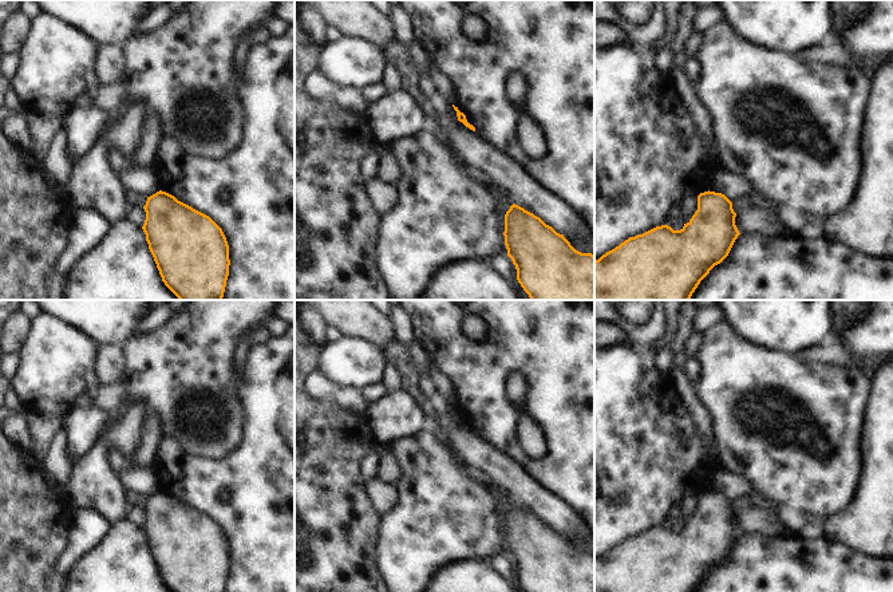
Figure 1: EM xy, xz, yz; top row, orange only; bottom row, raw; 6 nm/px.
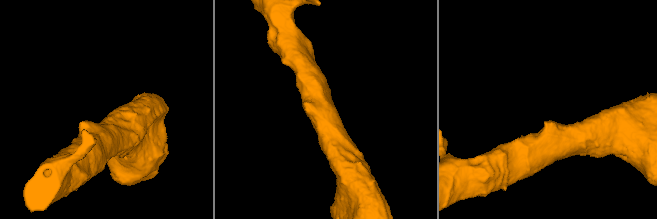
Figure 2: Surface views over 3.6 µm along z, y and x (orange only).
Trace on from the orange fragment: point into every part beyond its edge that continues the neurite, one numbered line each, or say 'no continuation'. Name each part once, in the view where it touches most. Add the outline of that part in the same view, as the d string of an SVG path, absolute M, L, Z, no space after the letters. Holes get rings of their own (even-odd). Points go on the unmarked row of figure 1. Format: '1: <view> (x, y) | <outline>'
no continuation

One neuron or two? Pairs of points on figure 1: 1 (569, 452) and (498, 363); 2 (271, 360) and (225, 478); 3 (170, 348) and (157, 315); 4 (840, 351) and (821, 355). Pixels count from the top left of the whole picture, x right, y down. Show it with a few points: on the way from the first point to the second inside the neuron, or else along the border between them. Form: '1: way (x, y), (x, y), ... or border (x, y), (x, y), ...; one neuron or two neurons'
1: way (569, 423), (569, 410), (526, 367); one neuron
2: way (271, 390), (271, 433), (255, 449); one neuron
3: border (173, 314), (159, 327), (133, 335); two neurons
4: way (836, 352), (825, 354); one neuron

